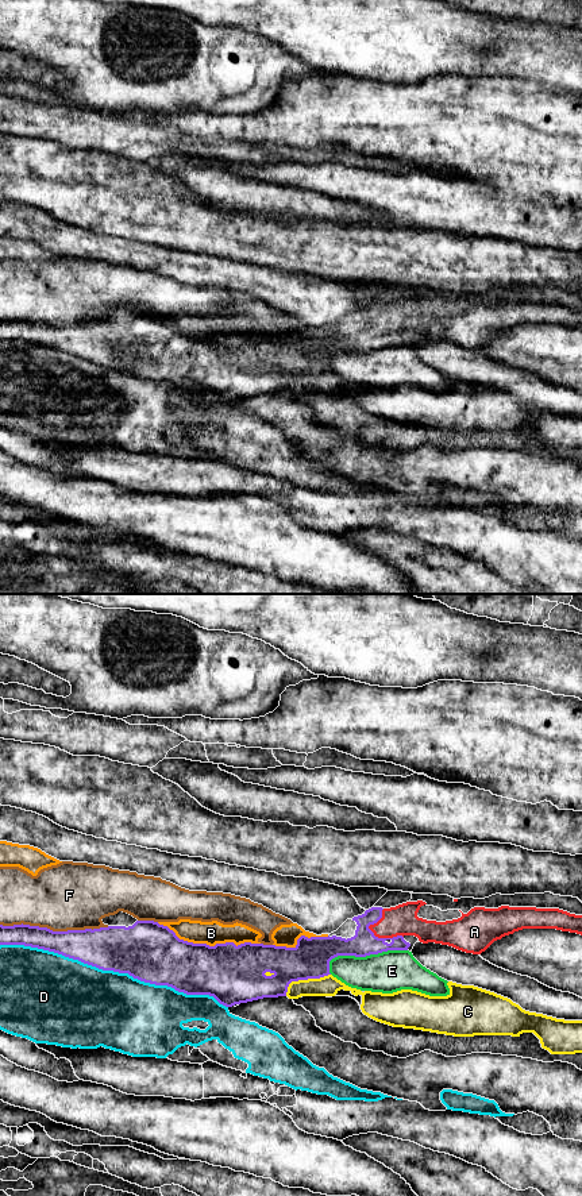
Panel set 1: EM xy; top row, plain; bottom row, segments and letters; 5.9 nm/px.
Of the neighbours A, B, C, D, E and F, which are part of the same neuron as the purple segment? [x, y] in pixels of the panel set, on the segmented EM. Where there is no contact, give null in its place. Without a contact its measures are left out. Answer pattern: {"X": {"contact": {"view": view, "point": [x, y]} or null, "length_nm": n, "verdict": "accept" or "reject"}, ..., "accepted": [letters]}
{"A": {"contact": {"view": "xy", "point": [385, 938]}, "length_nm": 220, "verdict": "accept"}, "B": {"contact": {"view": "xy", "point": [208, 945]}, "length_nm": 650, "verdict": "reject"}, "C": {"contact": {"view": "xy", "point": [304, 979]}, "length_nm": 300, "verdict": "reject"}, "D": {"contact": {"view": "xy", "point": [114, 971]}, "length_nm": 1400, "verdict": "reject"}, "E": {"contact": {"view": "xy", "point": [362, 956]}, "length_nm": 500, "verdict": "reject"}, "F": {"contact": {"view": "xy", "point": [54, 932]}, "length_nm": 650, "verdict": "reject"}, "accepted": ["A"]}

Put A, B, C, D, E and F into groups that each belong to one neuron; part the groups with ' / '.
A / B E / C / D / F

